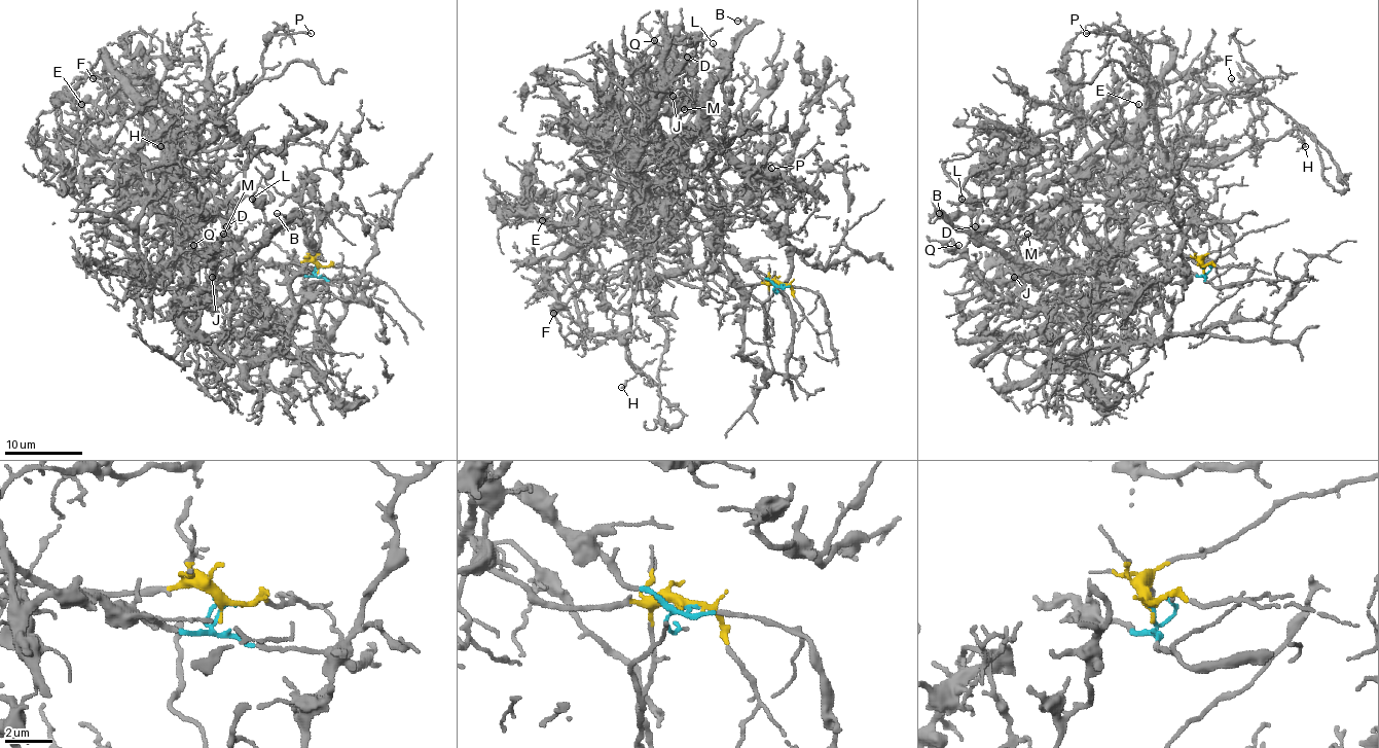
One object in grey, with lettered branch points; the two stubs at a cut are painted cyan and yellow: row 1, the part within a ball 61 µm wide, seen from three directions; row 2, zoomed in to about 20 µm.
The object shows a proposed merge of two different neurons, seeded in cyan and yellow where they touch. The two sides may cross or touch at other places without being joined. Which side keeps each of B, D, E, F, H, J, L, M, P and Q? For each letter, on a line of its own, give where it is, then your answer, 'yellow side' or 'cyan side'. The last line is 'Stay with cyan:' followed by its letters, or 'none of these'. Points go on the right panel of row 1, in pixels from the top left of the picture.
B: at (939, 213); cyan side
D: at (975, 226); cyan side
E: at (1138, 104); yellow side
F: at (1231, 78); yellow side
H: at (1305, 146); yellow side
J: at (1014, 277); cyan side
L: at (962, 199); cyan side
M: at (1027, 234); cyan side
P: at (1086, 33); yellow side
Q: at (958, 245); cyan side
Stay with cyan: B, D, J, L, M, Q

